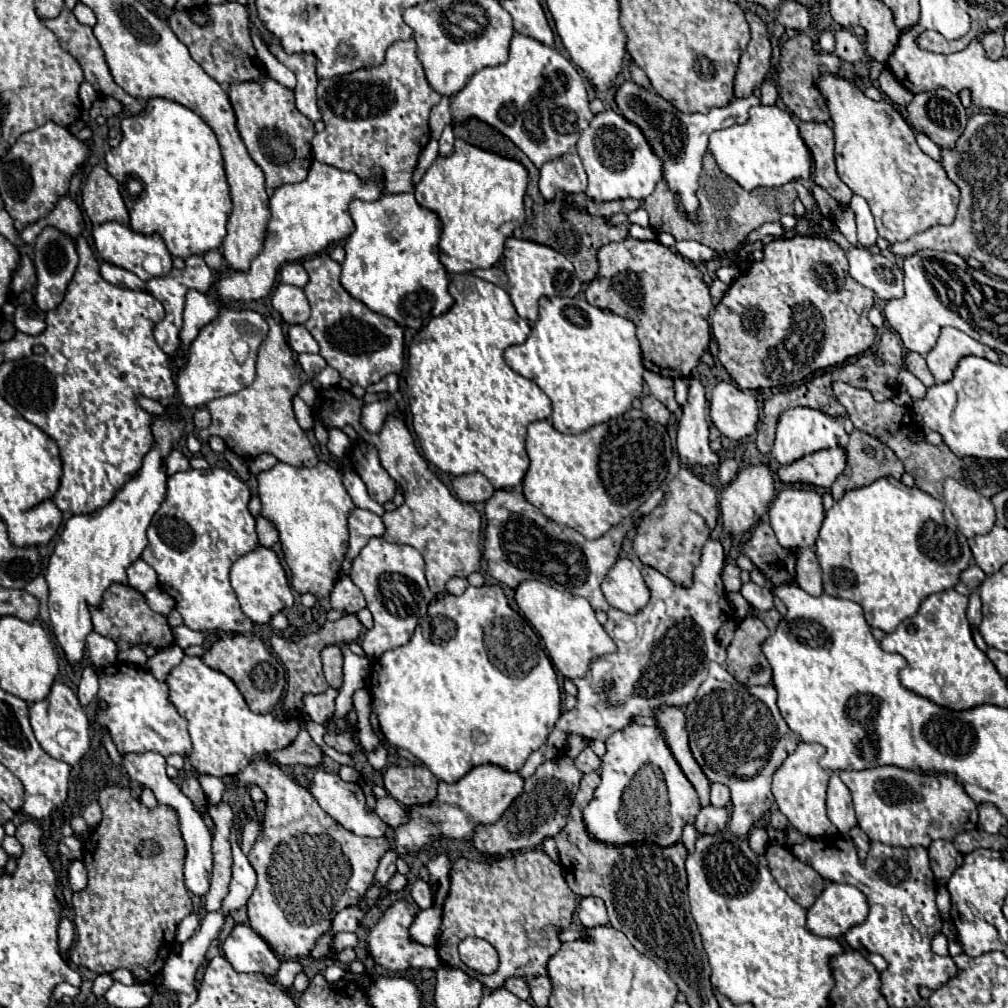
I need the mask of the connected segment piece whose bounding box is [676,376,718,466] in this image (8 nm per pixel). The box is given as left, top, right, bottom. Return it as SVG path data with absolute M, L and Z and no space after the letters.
M698 376L688 378L688 402L682 408L684 414L678 422L678 454L684 464L718 464L718 456L708 444L706 422L706 390Z

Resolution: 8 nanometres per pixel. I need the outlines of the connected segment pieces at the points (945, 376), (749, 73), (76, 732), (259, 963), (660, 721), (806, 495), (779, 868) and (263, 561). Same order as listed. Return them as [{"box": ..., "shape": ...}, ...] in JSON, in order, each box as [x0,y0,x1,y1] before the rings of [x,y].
[{"box":[926,328,998,384],"shape":[[[944,328],[940,332],[940,338],[938,338],[936,346],[928,352],[926,362],[928,362],[928,368],[930,368],[932,376],[936,378],[936,382],[942,384],[942,382],[952,380],[954,368],[964,356],[980,356],[994,364],[998,362],[998,354],[992,348],[976,342],[974,338],[966,336],[964,332],[960,332],[956,328]]]},{"box":[734,12,770,98],"shape":[[[746,12],[746,20],[750,24],[750,42],[748,48],[744,50],[738,72],[734,78],[734,96],[744,98],[758,88],[766,74],[770,72],[770,36],[766,30],[766,24],[754,14]]]},{"box":[30,680,90,766],"shape":[[[60,680],[54,682],[50,694],[44,700],[34,702],[30,706],[30,724],[44,752],[48,752],[52,758],[66,762],[70,766],[78,764],[80,758],[90,748],[90,724],[86,718],[86,710],[80,706],[76,694],[68,686],[64,686]]]},{"box":[222,924,280,976],"shape":[[[246,924],[234,926],[232,934],[222,944],[222,950],[232,968],[242,974],[260,972],[264,976],[274,976],[280,968],[280,960],[270,946]]]},{"box":[654,708,710,806],"shape":[[[660,708],[660,712],[656,712],[654,718],[656,718],[656,728],[660,728],[660,732],[664,732],[664,740],[668,740],[668,748],[674,760],[680,764],[684,776],[690,780],[696,794],[700,796],[700,804],[708,806],[710,804],[710,798],[708,798],[710,782],[702,774],[696,760],[692,758],[692,752],[688,746],[684,712],[680,708]]]},{"box":[768,486,824,552],"shape":[[[790,486],[776,496],[776,500],[772,502],[772,506],[768,510],[768,518],[770,518],[770,526],[776,534],[776,540],[782,548],[788,548],[794,552],[798,548],[814,546],[818,530],[824,520],[822,496],[812,486]]]},{"box":[766,844,824,910],"shape":[[[780,844],[768,846],[766,860],[780,888],[784,888],[792,900],[796,900],[804,910],[808,910],[824,890],[822,876],[812,866],[796,860],[792,852]]]},{"box":[230,546,294,624],"shape":[[[258,546],[254,552],[238,558],[230,568],[230,580],[232,580],[232,588],[238,596],[242,612],[254,624],[266,624],[266,622],[270,622],[270,618],[274,614],[278,614],[280,610],[290,608],[294,604],[294,596],[292,596],[292,588],[288,584],[286,572],[284,572],[276,552],[272,552],[270,548]]]}]

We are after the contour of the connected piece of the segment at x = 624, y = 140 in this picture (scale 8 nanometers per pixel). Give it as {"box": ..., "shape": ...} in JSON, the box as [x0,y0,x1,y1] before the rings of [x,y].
{"box":[576,112,662,202],"shape":[[[600,112],[590,120],[590,126],[582,132],[576,152],[588,174],[586,196],[596,202],[636,198],[644,200],[654,192],[658,180],[662,180],[662,160],[652,152],[642,130],[624,120],[618,112]]]}

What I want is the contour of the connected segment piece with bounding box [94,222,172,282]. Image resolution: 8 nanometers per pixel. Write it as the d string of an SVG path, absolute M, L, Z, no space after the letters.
M106 222L106 224L100 224L100 226L94 228L94 244L96 244L98 254L100 254L106 262L116 264L116 266L120 266L120 268L126 268L126 270L134 272L134 274L136 274L140 280L144 280L144 282L148 282L148 280L152 278L152 276L142 268L144 258L150 256L150 254L156 254L156 256L160 258L160 262L162 262L162 274L168 274L168 272L172 270L172 254L168 252L168 248L166 248L166 244L164 244L164 240L162 240L160 234L150 234L150 236L146 236L146 234L138 234L138 232L134 232L132 228L122 226L122 224L118 224L118 222Z

